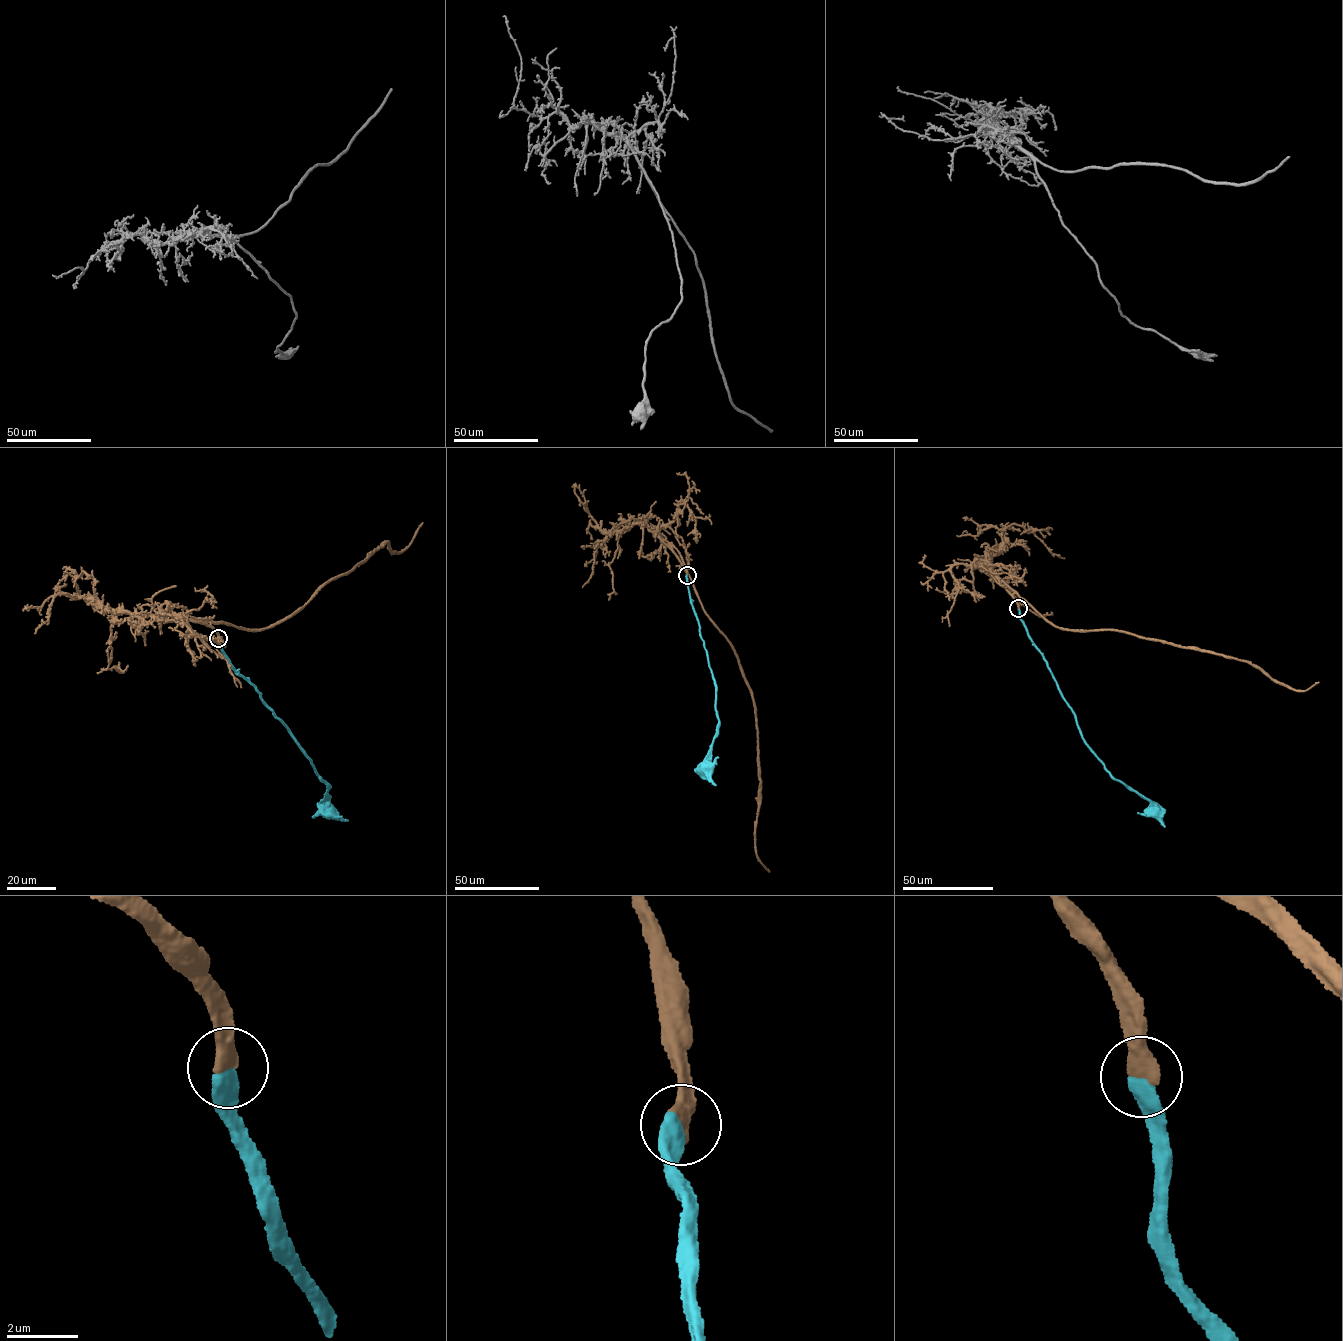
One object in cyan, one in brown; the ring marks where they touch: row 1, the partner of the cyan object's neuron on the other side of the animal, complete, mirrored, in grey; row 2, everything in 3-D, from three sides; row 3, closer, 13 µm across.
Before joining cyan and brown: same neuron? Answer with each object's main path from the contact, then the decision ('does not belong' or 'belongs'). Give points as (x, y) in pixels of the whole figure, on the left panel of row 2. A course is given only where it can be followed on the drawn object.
cyan via (218, 638), (231, 667), (254, 686), (315, 773), (329, 785), (329, 811) | brown via (218, 638), (214, 629), (184, 618), (249, 630), (274, 625), (387, 541), (392, 553), (401, 552), (423, 522) | belongs

